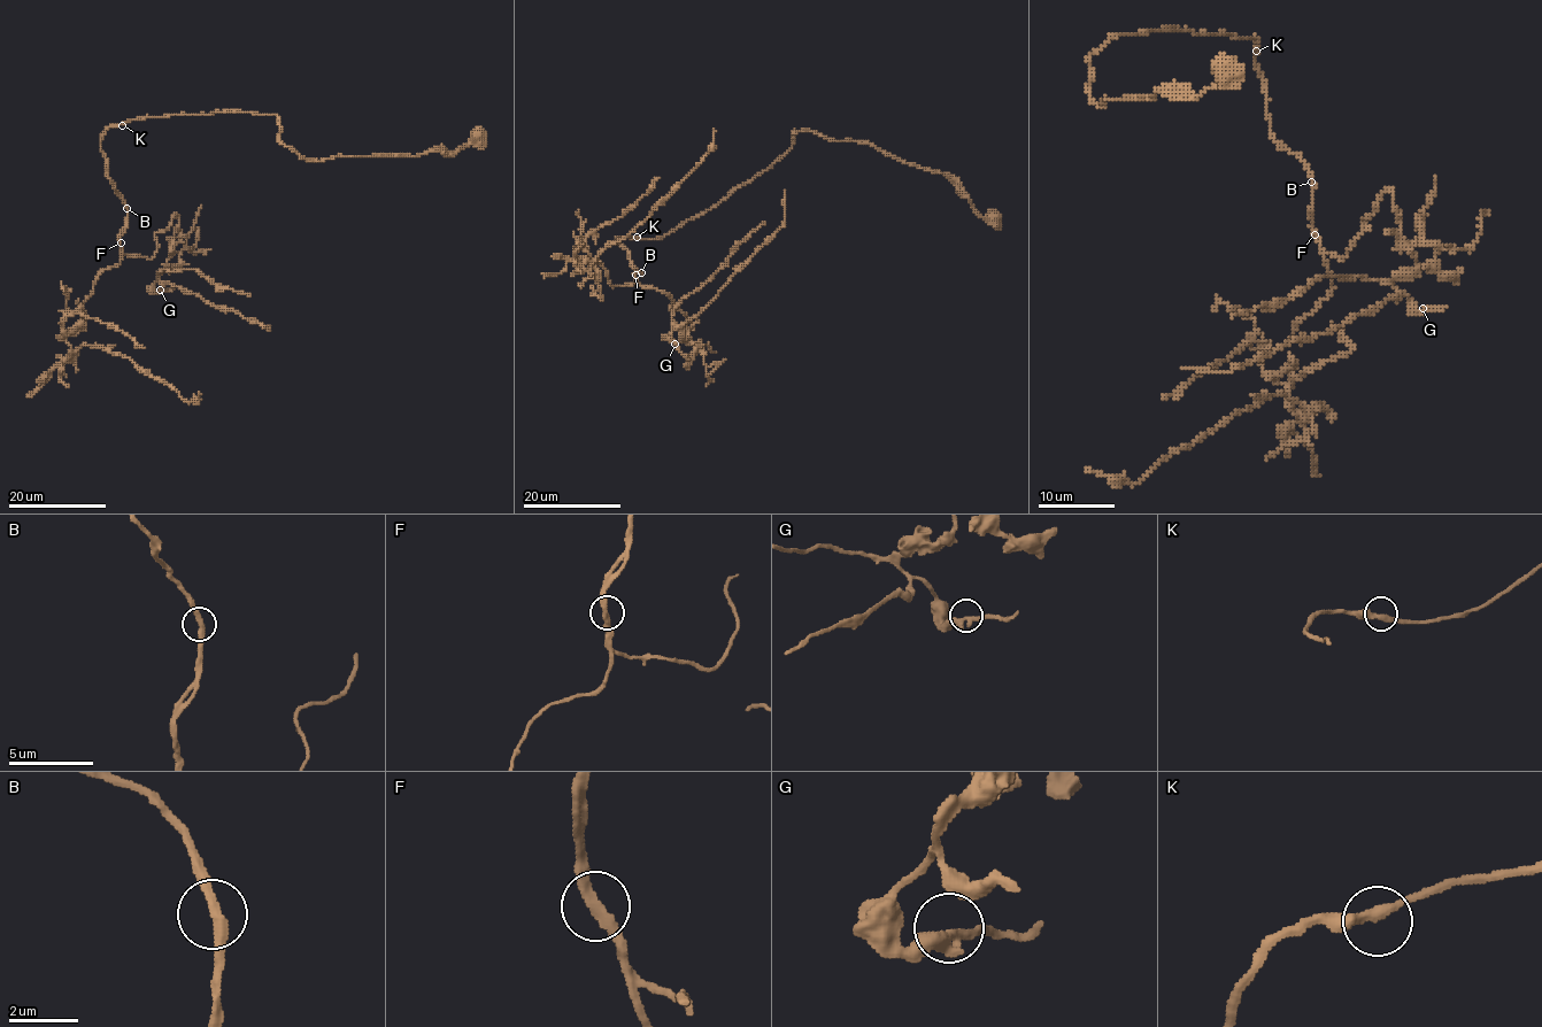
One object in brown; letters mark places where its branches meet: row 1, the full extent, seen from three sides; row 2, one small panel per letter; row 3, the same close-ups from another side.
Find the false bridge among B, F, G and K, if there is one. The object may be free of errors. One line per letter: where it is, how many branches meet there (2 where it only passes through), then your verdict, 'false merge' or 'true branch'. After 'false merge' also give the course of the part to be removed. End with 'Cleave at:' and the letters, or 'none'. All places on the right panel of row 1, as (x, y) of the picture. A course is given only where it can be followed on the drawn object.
B: at (1311, 182); 2 branches meet; true branch
F: at (1315, 234); 2 branches meet; true branch
G: at (1423, 308); 2 branches meet; true branch
K: at (1256, 51); 2 branches meet; true branch
Cleave at: none

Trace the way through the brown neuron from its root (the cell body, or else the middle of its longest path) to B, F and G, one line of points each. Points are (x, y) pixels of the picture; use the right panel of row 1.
B: (1263, 85), (1269, 133), (1300, 157), (1311, 182)
F: (1263, 85), (1269, 133), (1300, 157), (1311, 177), (1311, 223), (1316, 234)
G: (1263, 85), (1269, 133), (1311, 177), (1321, 246), (1342, 260), (1390, 191), (1417, 263), (1392, 285), (1423, 308)

